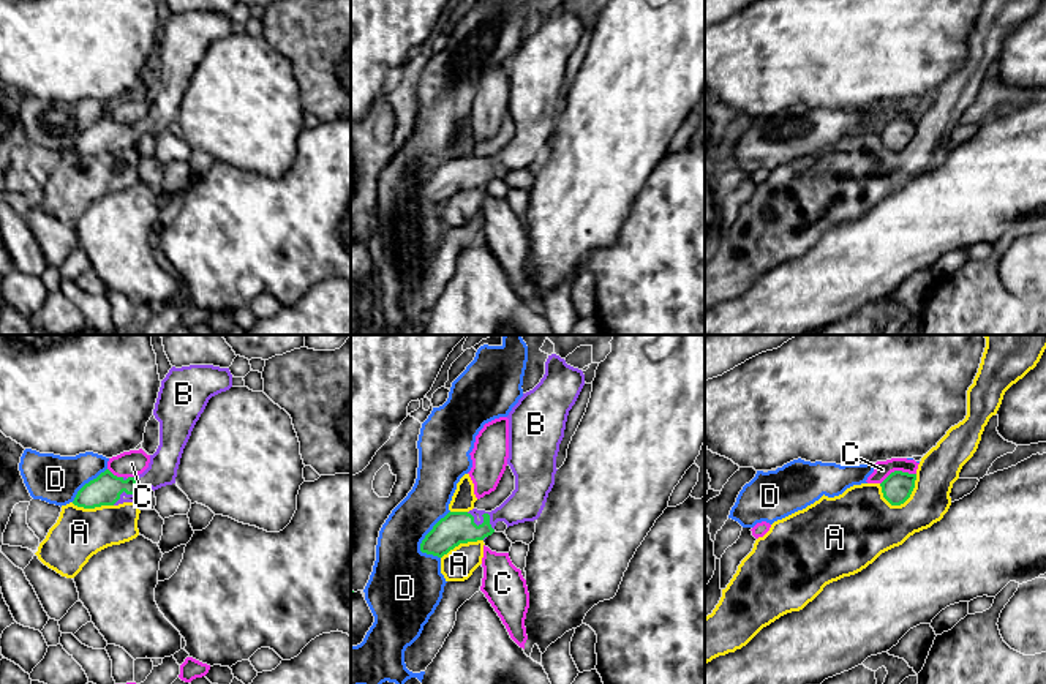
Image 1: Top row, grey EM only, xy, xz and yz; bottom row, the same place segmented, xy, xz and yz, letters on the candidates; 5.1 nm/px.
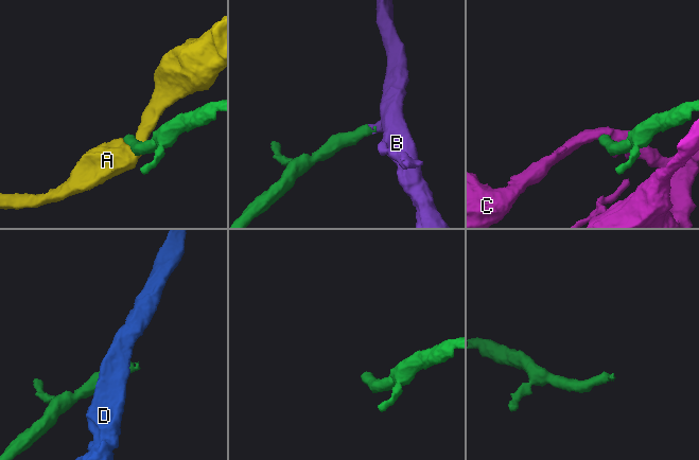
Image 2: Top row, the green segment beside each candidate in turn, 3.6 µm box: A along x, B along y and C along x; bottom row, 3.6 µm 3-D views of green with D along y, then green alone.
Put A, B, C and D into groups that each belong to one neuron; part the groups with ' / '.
A / B / C / D

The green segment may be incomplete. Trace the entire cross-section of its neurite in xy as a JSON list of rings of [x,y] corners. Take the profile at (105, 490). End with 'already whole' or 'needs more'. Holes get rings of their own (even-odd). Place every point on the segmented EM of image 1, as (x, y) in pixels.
[[[213,365],[172,366],[161,381],[153,415],[160,422],[160,445],[137,477],[117,477],[109,469],[85,483],[73,504],[84,509],[136,502],[144,488],[175,483],[191,431],[209,400],[232,387],[229,368]]] | needs more

